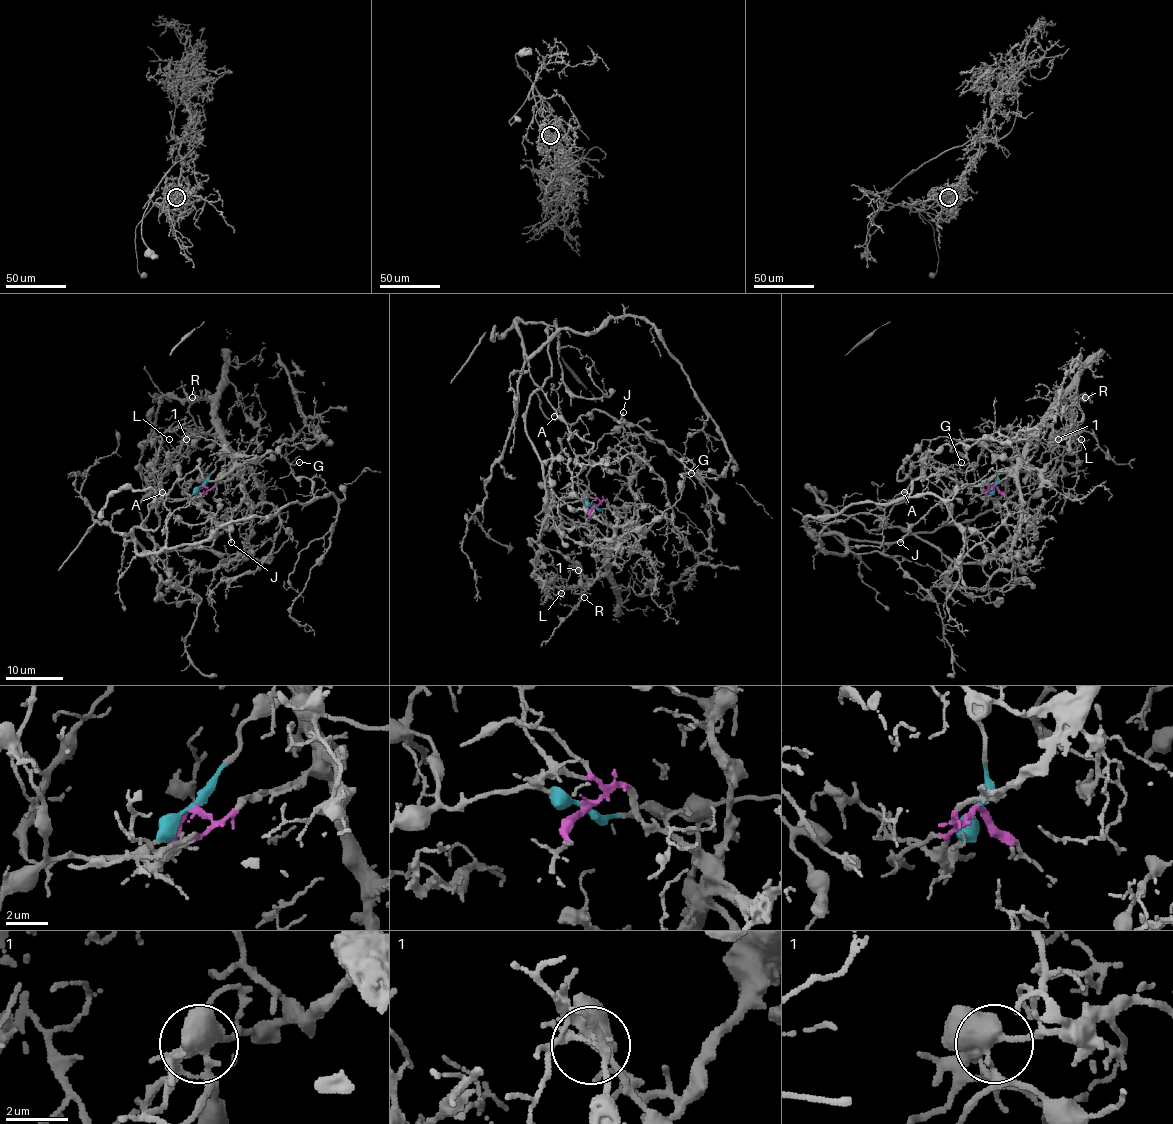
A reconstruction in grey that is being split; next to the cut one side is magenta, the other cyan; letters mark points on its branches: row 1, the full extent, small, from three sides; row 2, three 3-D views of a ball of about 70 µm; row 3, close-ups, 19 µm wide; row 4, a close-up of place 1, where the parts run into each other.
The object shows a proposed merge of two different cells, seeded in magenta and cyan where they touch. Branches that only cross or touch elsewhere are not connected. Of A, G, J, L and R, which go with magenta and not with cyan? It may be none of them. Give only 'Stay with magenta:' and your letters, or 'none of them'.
Stay with magenta: J, L, R

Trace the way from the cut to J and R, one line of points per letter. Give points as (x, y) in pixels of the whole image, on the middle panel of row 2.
J: (595, 506), (602, 500), (627, 519), (631, 519), (634, 513), (630, 477), (635, 454), (624, 437), (622, 412)
R: (595, 506), (604, 500), (628, 525), (615, 541), (608, 568), (583, 587), (583, 597)

